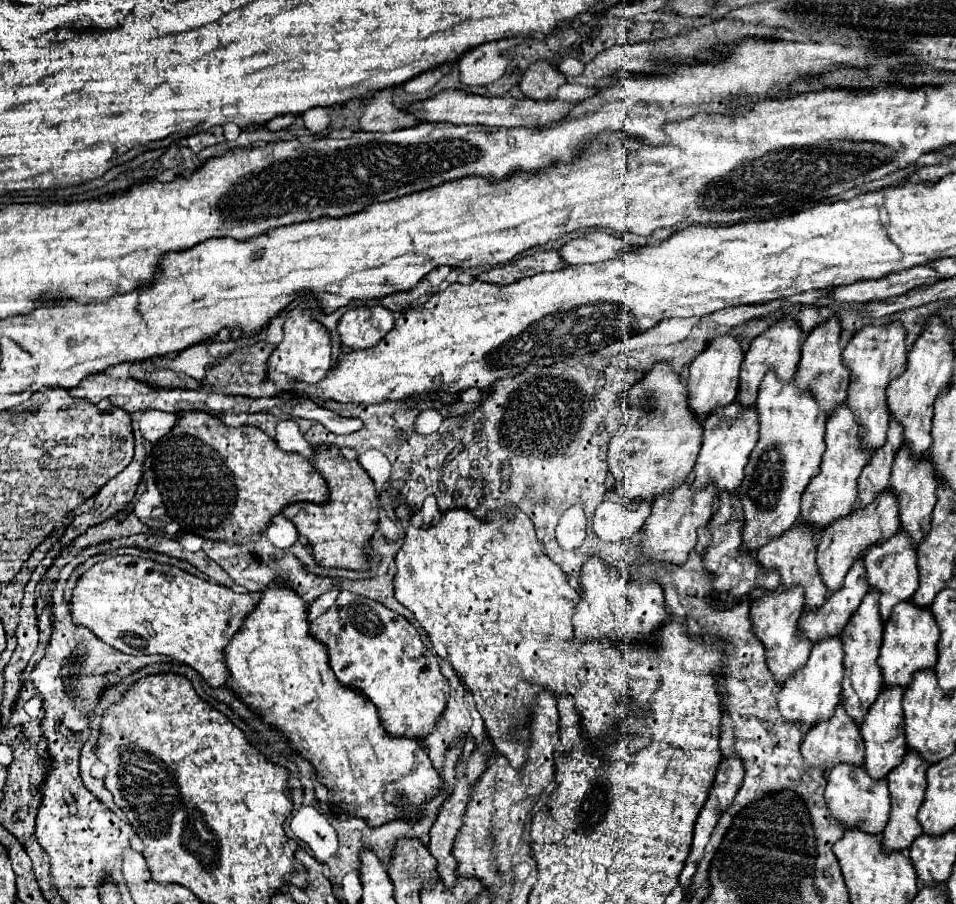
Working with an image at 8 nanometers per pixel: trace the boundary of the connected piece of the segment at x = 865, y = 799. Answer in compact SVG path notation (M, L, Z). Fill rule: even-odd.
M836 765L828 773L826 803L830 813L846 827L860 827L868 833L882 833L890 815L890 791L886 777L872 779L864 765Z

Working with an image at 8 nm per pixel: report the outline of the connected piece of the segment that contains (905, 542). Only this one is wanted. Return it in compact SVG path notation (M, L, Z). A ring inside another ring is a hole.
M898 529L898 533L894 533L894 537L872 545L866 555L864 555L864 565L868 571L868 583L870 587L882 591L880 597L880 615L886 621L886 617L890 615L890 609L900 603L906 601L914 595L914 591L918 589L918 569L916 569L916 547L910 541L908 533L904 529Z

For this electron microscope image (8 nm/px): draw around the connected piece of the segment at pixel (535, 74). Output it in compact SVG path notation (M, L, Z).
M548 61L532 63L520 81L520 91L530 99L554 99L560 85L566 83L566 77Z

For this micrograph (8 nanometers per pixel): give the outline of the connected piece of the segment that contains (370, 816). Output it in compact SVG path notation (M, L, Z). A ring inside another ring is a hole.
M272 581L262 591L252 613L246 615L240 631L226 645L224 657L232 675L232 691L246 705L256 709L266 723L278 727L286 739L294 743L296 751L314 765L318 781L330 789L332 803L342 813L358 815L372 827L400 817L412 819L418 813L418 805L428 797L434 797L442 787L442 779L434 771L422 743L386 735L382 721L378 721L378 709L368 707L368 699L362 697L362 693L342 685L334 677L328 649L310 633L308 605L294 593L294 589ZM394 781L398 781L398 787L386 787Z

